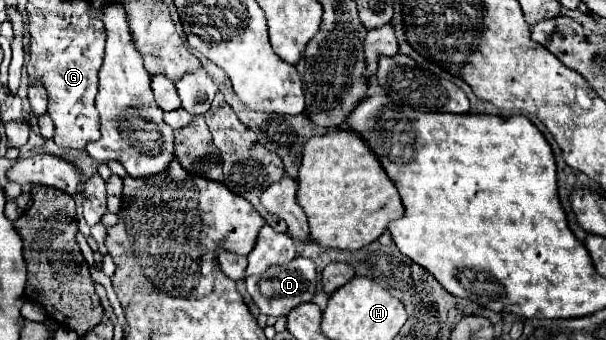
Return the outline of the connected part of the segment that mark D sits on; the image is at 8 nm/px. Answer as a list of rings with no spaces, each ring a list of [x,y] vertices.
[[[293,258],[287,264],[279,264],[279,266],[271,266],[265,274],[259,276],[251,276],[251,286],[247,286],[253,302],[257,304],[257,308],[261,310],[261,314],[265,316],[287,316],[293,308],[311,302],[319,290],[319,276],[317,276],[317,268],[313,264],[313,260],[309,258]]]

